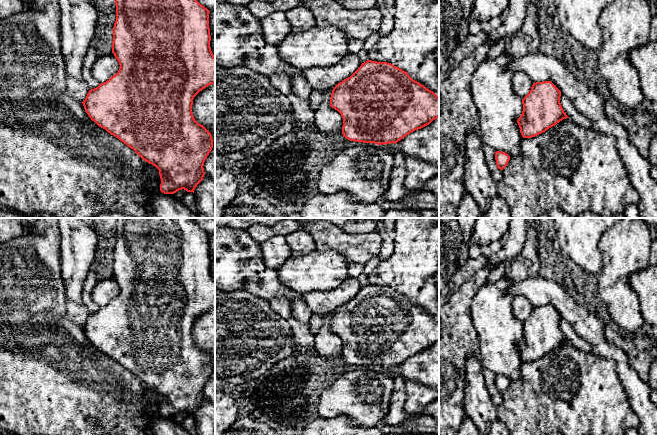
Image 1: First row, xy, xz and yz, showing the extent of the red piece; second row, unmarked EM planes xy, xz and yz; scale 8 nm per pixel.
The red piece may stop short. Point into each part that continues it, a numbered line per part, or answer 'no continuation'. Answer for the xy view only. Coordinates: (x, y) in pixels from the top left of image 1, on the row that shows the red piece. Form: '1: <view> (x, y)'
no continuation

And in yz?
no continuation

